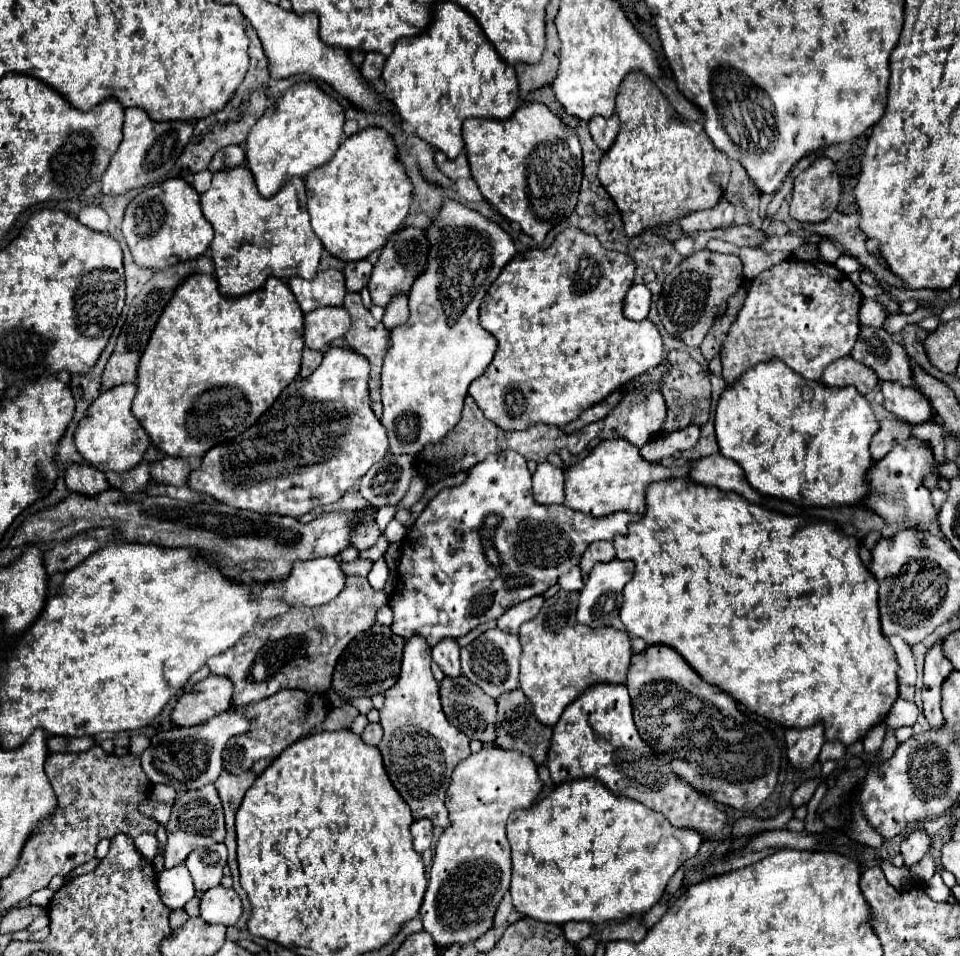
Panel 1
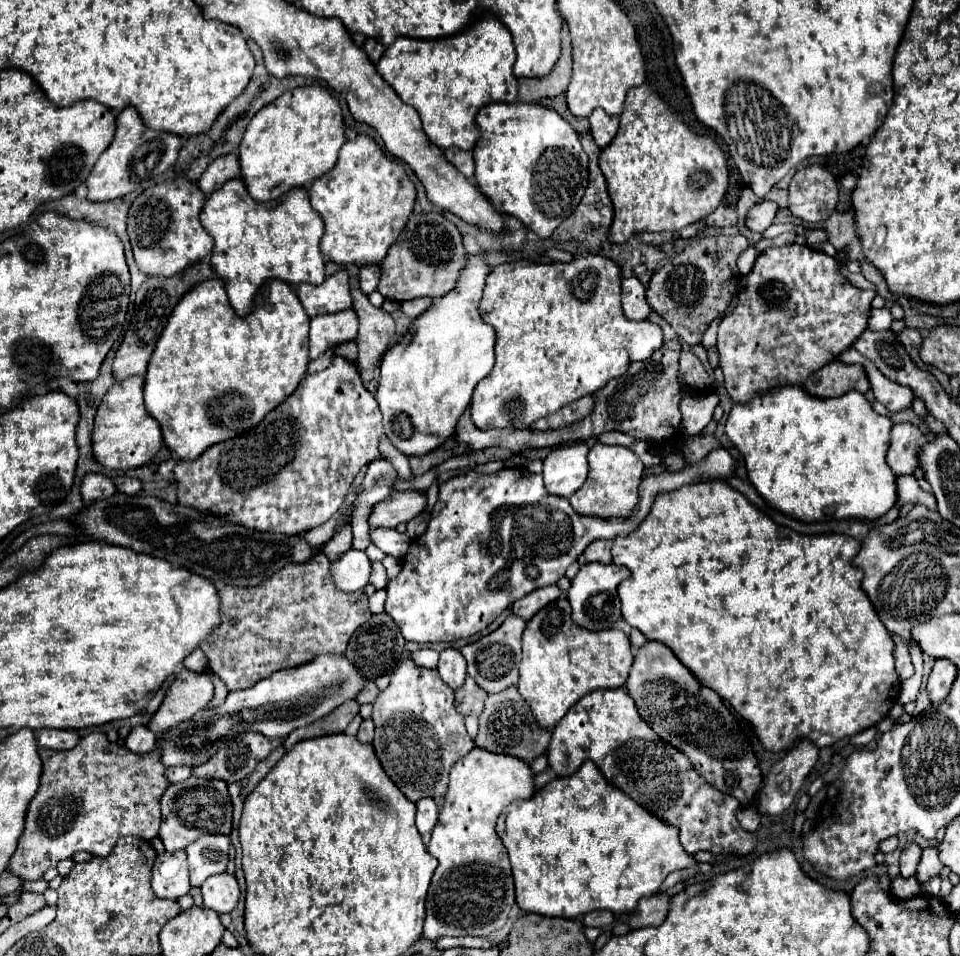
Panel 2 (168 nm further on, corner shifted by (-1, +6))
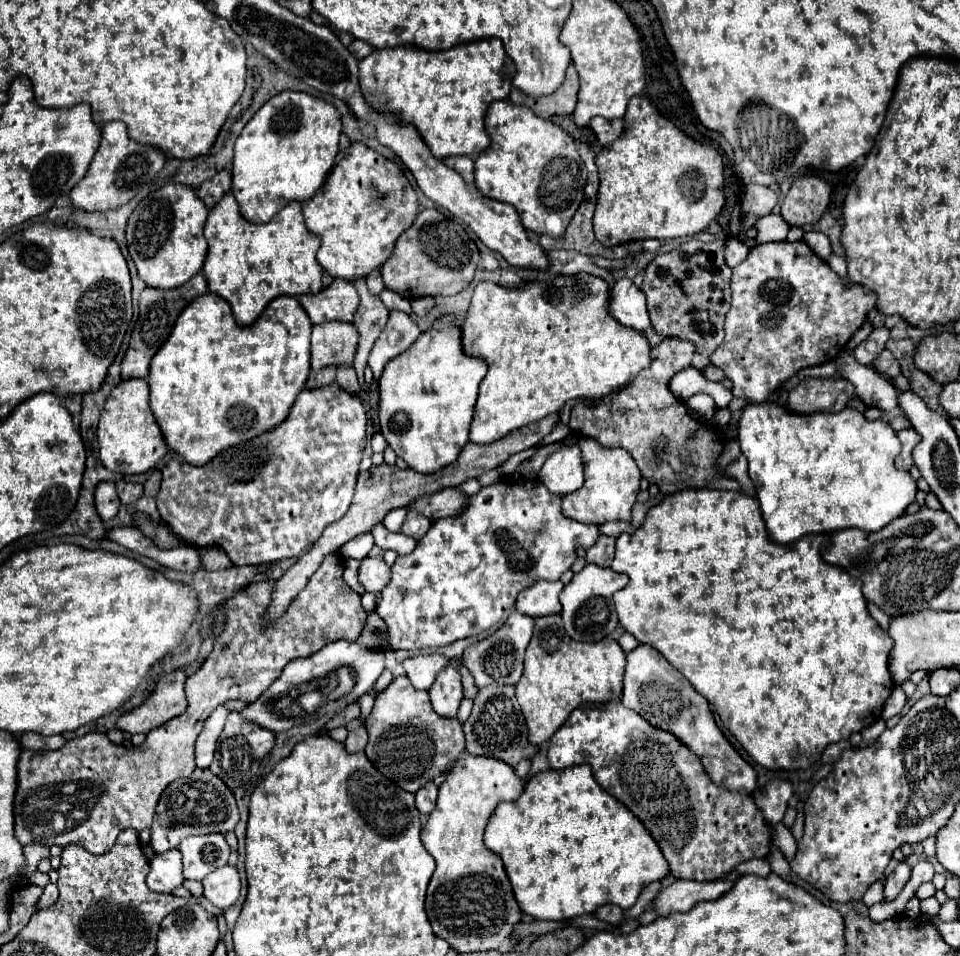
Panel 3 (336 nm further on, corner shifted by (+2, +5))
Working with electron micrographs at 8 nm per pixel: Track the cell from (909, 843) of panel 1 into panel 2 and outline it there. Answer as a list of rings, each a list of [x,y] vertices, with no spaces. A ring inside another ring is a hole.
[[[908,842],[902,850],[902,856],[900,856],[900,876],[902,878],[910,878],[916,874],[916,868],[918,868],[918,862],[920,862],[920,846],[916,842]]]

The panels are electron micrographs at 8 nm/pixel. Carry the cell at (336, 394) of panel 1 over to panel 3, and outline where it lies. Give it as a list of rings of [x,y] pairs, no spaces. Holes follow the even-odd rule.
[[[339,383],[303,389],[287,419],[259,437],[225,449],[209,463],[195,467],[169,461],[157,493],[159,515],[189,545],[219,545],[235,565],[257,565],[299,555],[311,547],[327,525],[345,515],[353,499],[363,449],[367,445],[367,413],[359,395],[347,393]]]

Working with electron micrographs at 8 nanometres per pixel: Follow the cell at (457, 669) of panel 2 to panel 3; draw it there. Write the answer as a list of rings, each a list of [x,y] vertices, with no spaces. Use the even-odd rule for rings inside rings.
[[[449,659],[449,665],[437,675],[435,683],[429,689],[433,709],[443,717],[455,717],[459,703],[463,699],[461,693],[461,675],[459,675],[461,659]]]

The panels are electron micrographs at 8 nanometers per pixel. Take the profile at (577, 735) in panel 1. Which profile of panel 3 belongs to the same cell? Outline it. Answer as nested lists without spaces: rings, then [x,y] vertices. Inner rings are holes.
[[[619,699],[577,707],[569,715],[567,723],[563,723],[549,739],[547,759],[551,769],[567,769],[589,763],[597,783],[623,805],[627,805],[627,809],[631,809],[635,817],[639,817],[649,829],[665,859],[669,861],[671,875],[675,879],[715,881],[723,873],[729,873],[737,863],[749,861],[753,857],[763,859],[769,851],[771,827],[765,819],[761,825],[761,813],[755,807],[751,795],[717,787],[699,765],[699,759],[681,741],[677,741],[671,733],[649,725],[639,713],[627,709]]]

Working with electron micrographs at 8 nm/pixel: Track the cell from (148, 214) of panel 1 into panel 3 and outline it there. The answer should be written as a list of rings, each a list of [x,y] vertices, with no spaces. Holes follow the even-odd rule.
[[[175,183],[163,185],[135,207],[127,221],[127,247],[139,277],[149,287],[175,289],[201,271],[207,255],[207,239],[203,237],[205,219],[205,203],[197,199],[191,187]]]

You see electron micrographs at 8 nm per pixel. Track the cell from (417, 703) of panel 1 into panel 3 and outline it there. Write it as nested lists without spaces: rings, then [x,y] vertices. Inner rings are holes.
[[[395,677],[391,685],[377,693],[371,715],[365,721],[369,743],[365,755],[395,785],[409,793],[417,793],[425,783],[445,775],[451,761],[465,753],[465,733],[457,719],[443,719],[431,707],[429,693],[411,685],[409,677]]]

